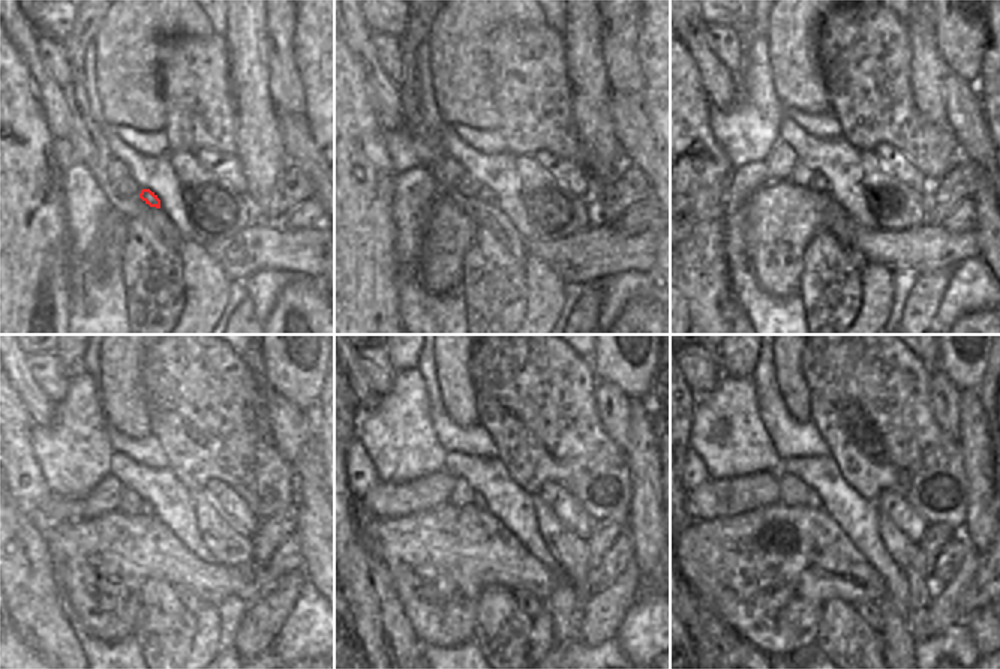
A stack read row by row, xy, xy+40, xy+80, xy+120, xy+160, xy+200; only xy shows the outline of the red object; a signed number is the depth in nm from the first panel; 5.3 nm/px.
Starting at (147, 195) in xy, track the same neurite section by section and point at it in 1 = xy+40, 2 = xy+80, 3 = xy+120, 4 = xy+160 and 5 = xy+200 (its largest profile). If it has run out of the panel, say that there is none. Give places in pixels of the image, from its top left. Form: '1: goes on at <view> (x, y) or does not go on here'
1: goes on at xy+40 (483, 194)
2: goes on at xy+80 (819, 183)
3: goes on at xy+120 (146, 509)
4: goes on at xy+160 (479, 503)
5: goes on at xy+200 (813, 501)

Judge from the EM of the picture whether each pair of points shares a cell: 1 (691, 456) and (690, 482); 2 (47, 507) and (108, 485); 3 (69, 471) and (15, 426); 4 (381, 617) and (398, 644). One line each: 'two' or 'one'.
1: one
2: one
3: two
4: one

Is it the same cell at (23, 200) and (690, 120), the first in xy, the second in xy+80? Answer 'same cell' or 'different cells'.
same cell

